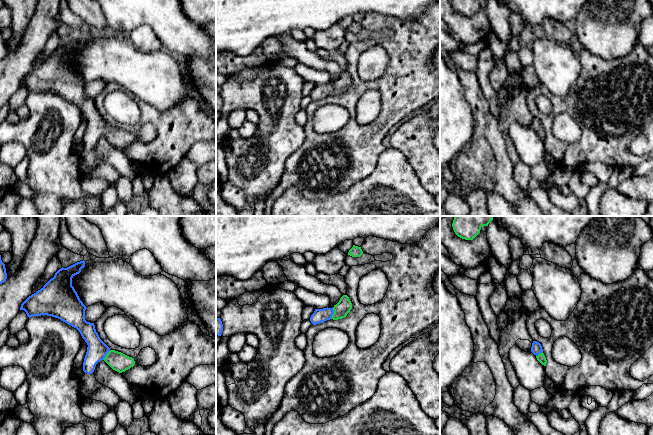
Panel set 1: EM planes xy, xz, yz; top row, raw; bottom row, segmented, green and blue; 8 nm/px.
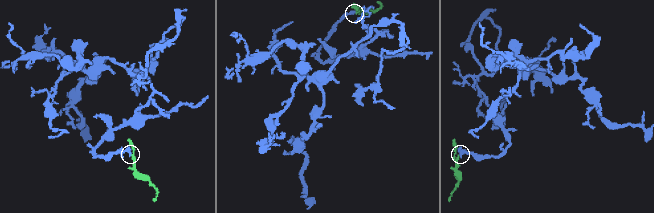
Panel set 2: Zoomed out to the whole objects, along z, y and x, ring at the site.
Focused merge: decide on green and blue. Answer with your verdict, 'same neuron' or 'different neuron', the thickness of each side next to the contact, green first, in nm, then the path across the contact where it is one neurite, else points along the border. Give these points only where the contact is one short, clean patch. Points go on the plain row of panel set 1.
same neuron | 120/110 nm | across xz (342, 84), (333, 89), (320, 91)

